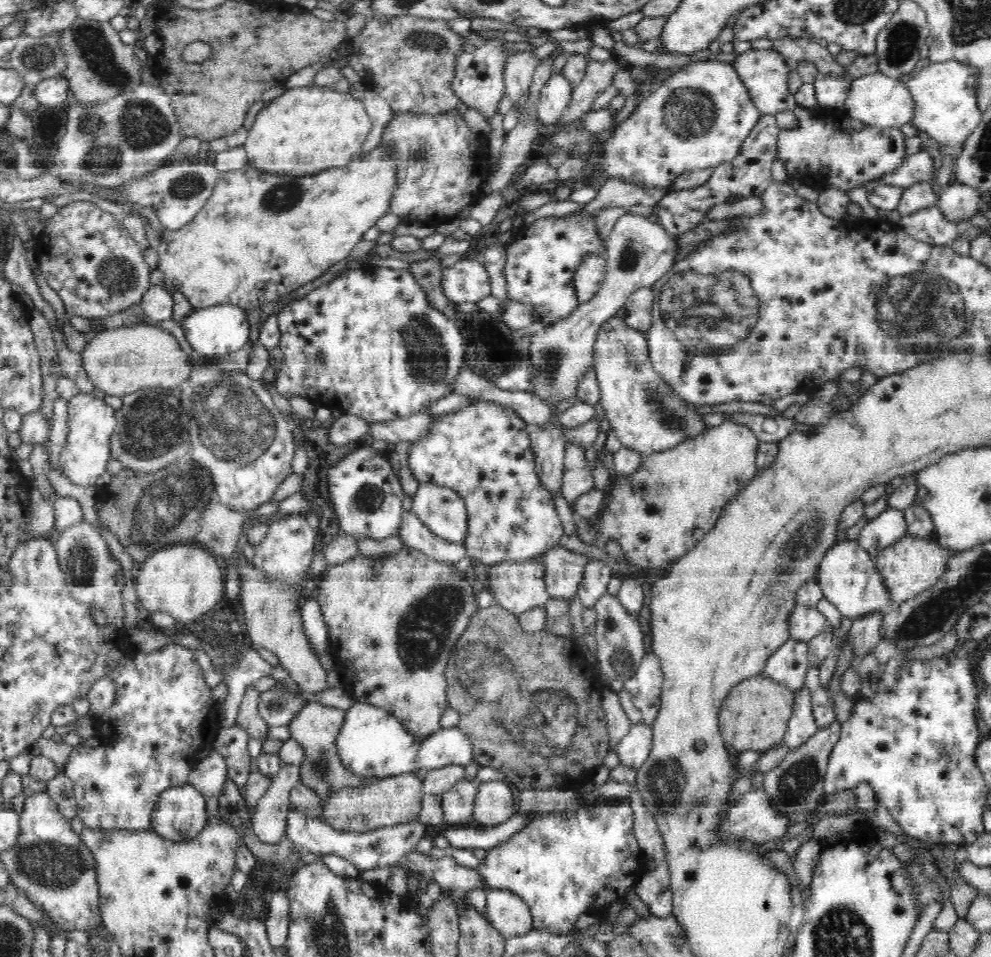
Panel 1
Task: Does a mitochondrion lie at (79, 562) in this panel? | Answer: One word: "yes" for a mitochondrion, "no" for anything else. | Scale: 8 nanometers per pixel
yes

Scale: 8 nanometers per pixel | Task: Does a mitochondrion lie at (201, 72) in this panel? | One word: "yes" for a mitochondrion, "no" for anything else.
no

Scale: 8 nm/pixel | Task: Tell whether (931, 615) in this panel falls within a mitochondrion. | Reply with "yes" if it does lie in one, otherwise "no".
yes

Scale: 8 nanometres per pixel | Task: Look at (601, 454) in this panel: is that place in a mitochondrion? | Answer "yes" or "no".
no

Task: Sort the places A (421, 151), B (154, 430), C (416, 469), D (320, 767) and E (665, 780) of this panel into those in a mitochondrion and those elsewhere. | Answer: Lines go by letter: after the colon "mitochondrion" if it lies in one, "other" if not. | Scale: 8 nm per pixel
A: mitochondrion
B: mitochondrion
C: other
D: mitochondrion
E: mitochondrion

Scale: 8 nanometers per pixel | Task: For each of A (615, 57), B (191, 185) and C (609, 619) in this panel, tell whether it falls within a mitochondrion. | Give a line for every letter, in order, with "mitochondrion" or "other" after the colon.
A: other
B: mitochondrion
C: mitochondrion

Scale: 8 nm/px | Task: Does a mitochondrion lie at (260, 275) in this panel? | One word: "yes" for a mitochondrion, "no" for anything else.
no

